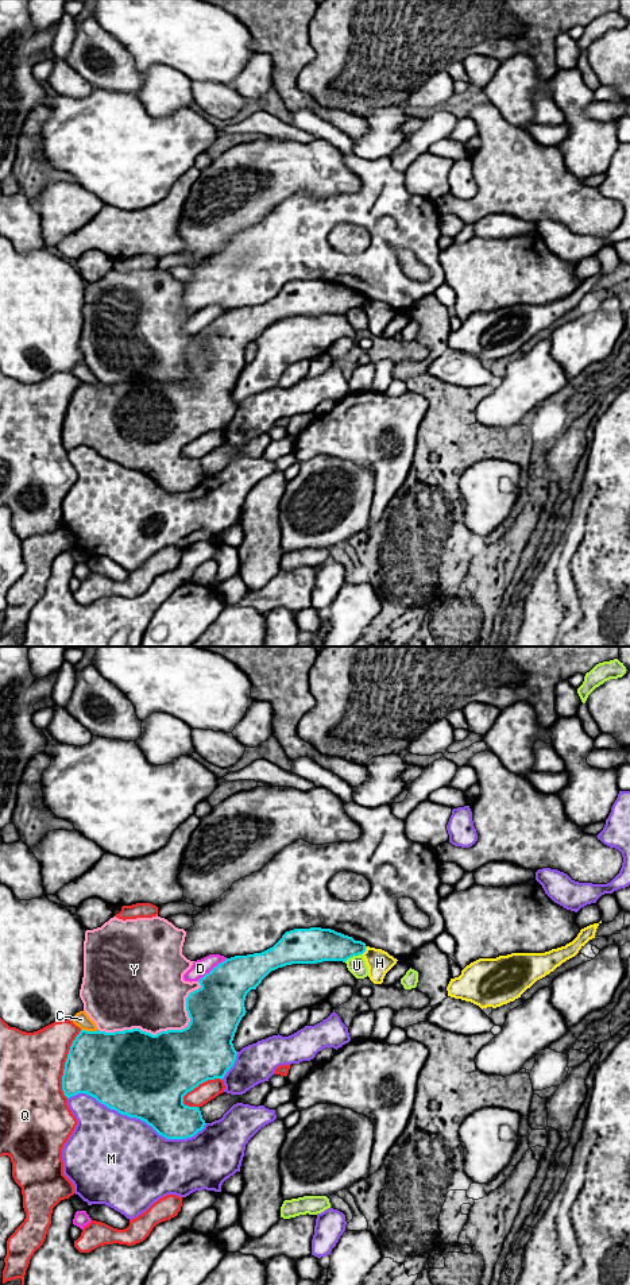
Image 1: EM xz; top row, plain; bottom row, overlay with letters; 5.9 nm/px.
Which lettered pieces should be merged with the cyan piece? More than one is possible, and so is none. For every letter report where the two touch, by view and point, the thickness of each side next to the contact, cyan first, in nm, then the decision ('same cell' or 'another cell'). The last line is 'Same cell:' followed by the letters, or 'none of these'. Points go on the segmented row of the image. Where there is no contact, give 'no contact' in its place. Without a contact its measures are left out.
C: xz (89, 1031) | 420/90 nm | another cell
D: xz (213, 968) | 320/100 nm | another cell
H: xz (364, 950) | 190/150 nm | another cell
M: xz (138, 1118) | 500/480 nm | another cell
Q: xz (65, 1064) | 400/380 nm | another cell
U: xz (352, 956) | 220/110 nm | another cell
Y: xz (163, 1031) | 440/440 nm | another cell
Same cell: none of these

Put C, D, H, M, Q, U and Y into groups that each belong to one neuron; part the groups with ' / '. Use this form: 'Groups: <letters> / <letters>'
Groups: C H / D / M / Q / U / Y

